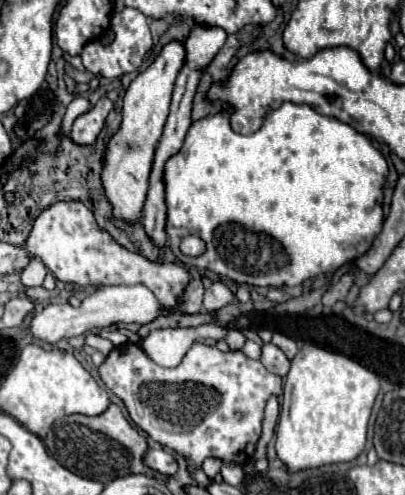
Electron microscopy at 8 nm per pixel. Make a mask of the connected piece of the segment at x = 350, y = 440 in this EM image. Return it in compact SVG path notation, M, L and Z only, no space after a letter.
M305 345L284 378L275 449L289 473L359 457L367 441L367 421L380 391L380 377L341 353Z

